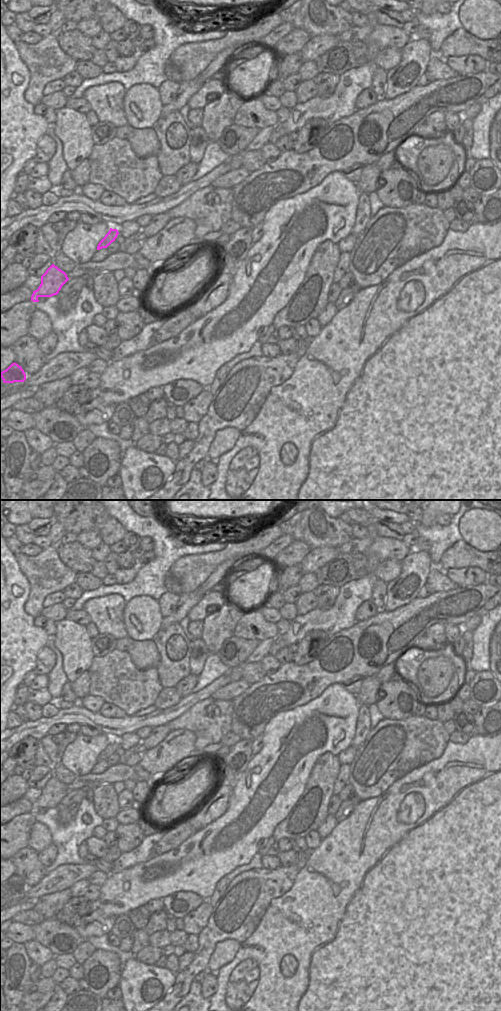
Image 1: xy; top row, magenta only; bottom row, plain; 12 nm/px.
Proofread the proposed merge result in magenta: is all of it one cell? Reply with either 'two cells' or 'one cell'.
one cell

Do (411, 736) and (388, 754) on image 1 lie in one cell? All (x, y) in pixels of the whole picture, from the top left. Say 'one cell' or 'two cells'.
one cell

